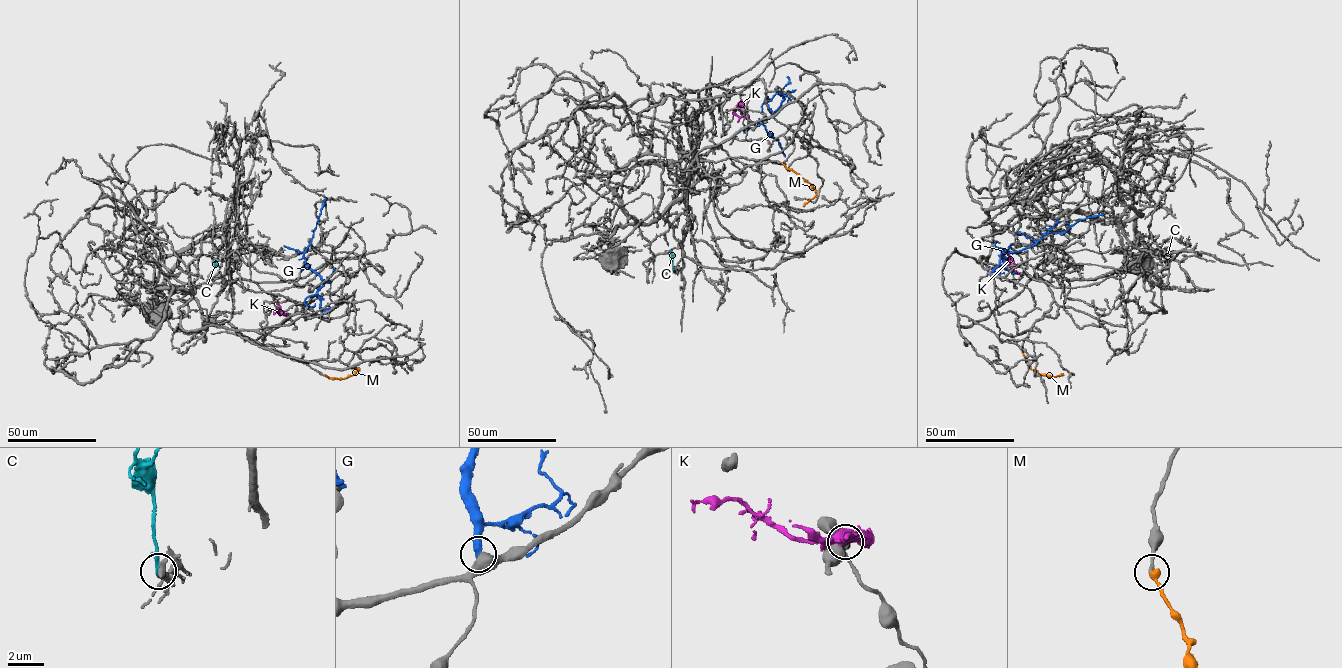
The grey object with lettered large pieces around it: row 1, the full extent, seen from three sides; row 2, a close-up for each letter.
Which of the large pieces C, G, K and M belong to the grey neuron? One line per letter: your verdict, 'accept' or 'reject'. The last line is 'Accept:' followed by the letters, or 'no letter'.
C: reject
G: reject
K: reject
M: accept
Accept: M

